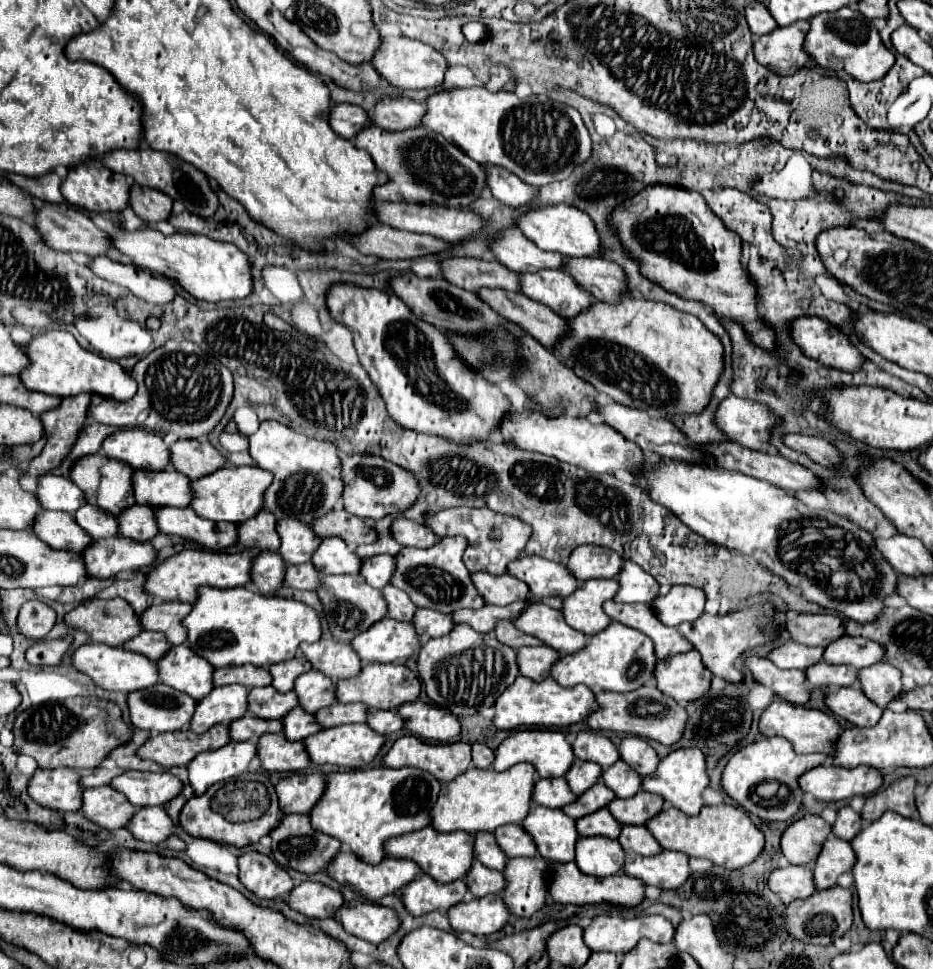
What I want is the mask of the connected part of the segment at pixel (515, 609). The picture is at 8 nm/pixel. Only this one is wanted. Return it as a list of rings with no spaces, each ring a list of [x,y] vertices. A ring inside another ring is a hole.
[[[533,599],[529,601],[519,601],[519,603],[511,603],[507,607],[493,607],[493,605],[485,605],[477,611],[455,611],[453,613],[453,619],[457,623],[467,623],[471,625],[477,633],[491,633],[493,627],[497,625],[497,621],[513,621],[517,619],[517,615],[521,615],[521,611],[525,611],[525,607],[531,603]]]

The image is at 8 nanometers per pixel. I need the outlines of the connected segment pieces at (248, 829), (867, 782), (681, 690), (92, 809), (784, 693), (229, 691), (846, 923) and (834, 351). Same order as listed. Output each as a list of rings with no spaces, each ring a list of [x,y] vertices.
[[[269,783],[269,789],[271,789],[271,807],[267,809],[267,813],[261,817],[261,819],[253,819],[253,821],[245,821],[245,823],[229,823],[225,821],[219,813],[215,813],[211,809],[211,793],[203,793],[199,797],[193,797],[187,801],[187,805],[183,807],[181,811],[181,827],[193,835],[193,837],[203,837],[203,839],[211,839],[211,841],[217,841],[221,845],[235,845],[235,847],[245,847],[245,845],[251,845],[251,843],[257,843],[263,835],[269,835],[283,819],[283,811],[279,809],[279,803],[277,803],[277,797],[273,793],[273,783]]]
[[[819,765],[807,771],[799,785],[805,793],[811,793],[819,801],[841,801],[855,795],[871,795],[881,789],[883,773],[875,767],[845,769],[837,765]]]
[[[689,651],[659,661],[655,677],[659,691],[663,691],[665,695],[673,697],[675,701],[693,701],[701,699],[701,695],[709,691],[713,673],[709,673],[709,669],[703,665],[697,651]]]
[[[93,787],[85,789],[83,793],[83,809],[81,813],[97,823],[103,829],[115,831],[127,827],[129,819],[137,813],[137,807],[133,807],[125,795],[115,791],[113,787]]]
[[[747,657],[745,665],[749,667],[757,683],[771,687],[775,695],[779,695],[781,699],[795,705],[805,705],[809,701],[811,691],[805,683],[805,671],[799,669],[785,671],[775,667],[769,659],[761,659],[761,657]]]
[[[241,685],[215,687],[205,699],[201,699],[197,703],[189,729],[195,733],[205,733],[213,725],[233,723],[233,721],[245,717],[247,695],[249,695],[249,689],[241,687]]]
[[[843,887],[819,891],[809,899],[797,899],[789,903],[785,917],[787,917],[785,929],[795,939],[801,939],[803,943],[813,943],[813,945],[829,945],[835,939],[843,937],[853,925],[853,893],[851,889],[843,889]]]
[[[801,315],[801,319],[793,319],[789,333],[803,355],[819,361],[825,367],[855,373],[865,361],[841,331],[819,317]]]

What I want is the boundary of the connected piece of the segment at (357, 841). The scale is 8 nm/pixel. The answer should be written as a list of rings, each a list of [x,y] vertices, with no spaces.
[[[367,767],[337,771],[327,777],[325,793],[311,811],[311,825],[351,847],[351,851],[365,863],[377,865],[387,857],[385,841],[429,825],[429,811],[433,809],[439,791],[441,785],[433,775],[413,767]]]

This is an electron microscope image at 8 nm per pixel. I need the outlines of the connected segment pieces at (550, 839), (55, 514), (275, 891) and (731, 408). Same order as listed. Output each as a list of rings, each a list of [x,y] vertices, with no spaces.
[[[533,805],[523,821],[525,831],[535,839],[541,857],[553,863],[575,861],[575,843],[579,839],[575,819],[569,819],[563,811]]]
[[[41,511],[33,525],[35,535],[53,549],[83,553],[93,539],[77,525],[73,515],[63,511]]]
[[[249,851],[239,857],[239,879],[261,899],[287,899],[295,887],[293,879],[283,867],[257,851]]]
[[[735,395],[725,397],[715,413],[717,427],[731,441],[737,441],[755,451],[761,451],[767,445],[769,431],[777,421],[779,419],[769,411],[769,407],[757,401],[739,399]]]

